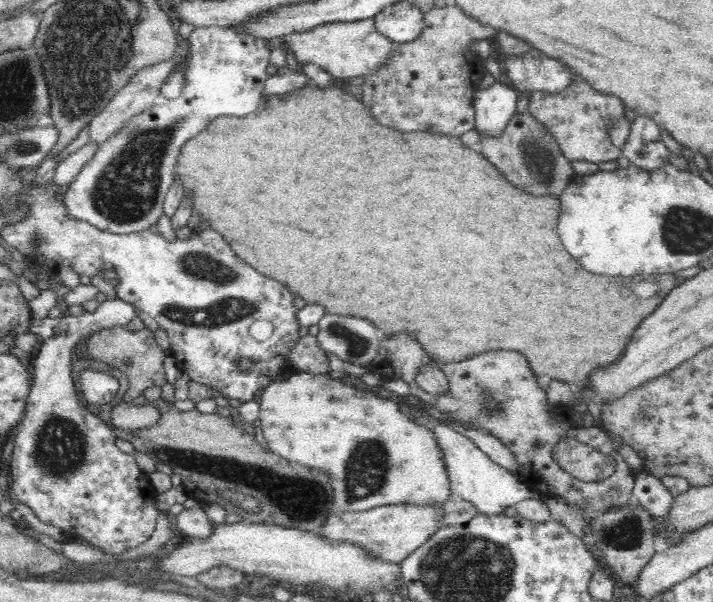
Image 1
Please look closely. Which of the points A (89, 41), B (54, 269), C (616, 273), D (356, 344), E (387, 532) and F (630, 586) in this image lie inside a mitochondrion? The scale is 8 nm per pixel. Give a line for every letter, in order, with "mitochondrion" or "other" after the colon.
A: mitochondrion
B: other
C: other
D: mitochondrion
E: other
F: other

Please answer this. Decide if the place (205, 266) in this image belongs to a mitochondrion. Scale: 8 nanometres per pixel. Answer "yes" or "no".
yes

